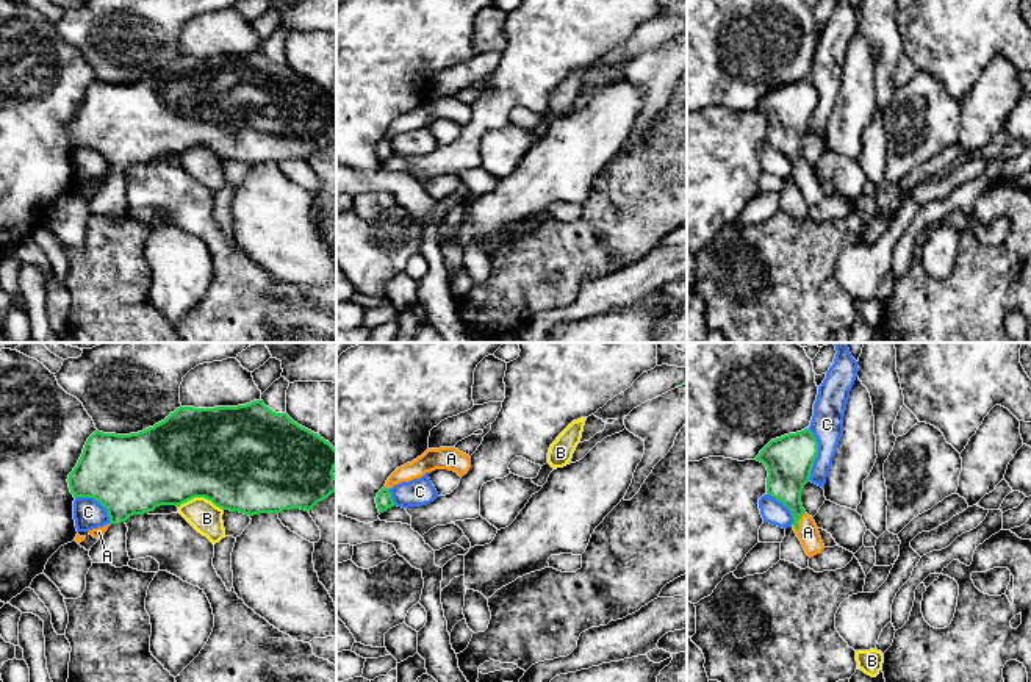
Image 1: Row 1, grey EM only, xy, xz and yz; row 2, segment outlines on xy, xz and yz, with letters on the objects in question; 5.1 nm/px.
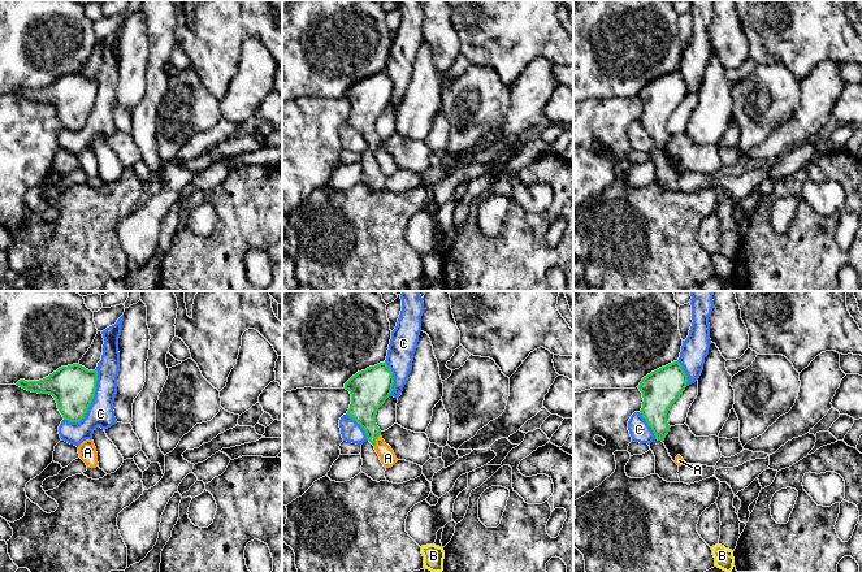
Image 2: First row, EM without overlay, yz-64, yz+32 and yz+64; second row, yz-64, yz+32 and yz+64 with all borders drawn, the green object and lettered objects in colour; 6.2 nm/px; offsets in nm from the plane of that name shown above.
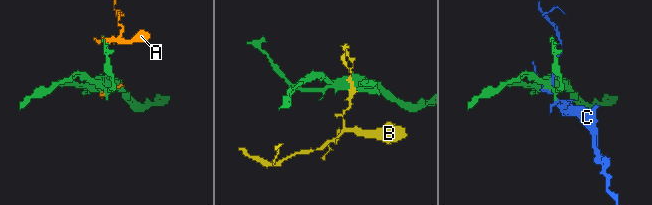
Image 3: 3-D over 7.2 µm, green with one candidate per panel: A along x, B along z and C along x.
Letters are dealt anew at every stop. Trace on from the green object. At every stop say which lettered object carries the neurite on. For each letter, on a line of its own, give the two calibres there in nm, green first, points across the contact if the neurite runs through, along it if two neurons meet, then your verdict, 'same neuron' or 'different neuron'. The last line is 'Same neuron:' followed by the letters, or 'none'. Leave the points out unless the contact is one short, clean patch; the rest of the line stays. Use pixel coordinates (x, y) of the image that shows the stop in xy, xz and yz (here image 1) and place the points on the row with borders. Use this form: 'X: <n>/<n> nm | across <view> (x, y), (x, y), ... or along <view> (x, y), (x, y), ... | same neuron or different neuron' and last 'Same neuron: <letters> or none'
A: 200/110 nm | same neuron
B: 500/160 nm | different neuron
C: 240/170 nm | different neuron
Same neuron: A

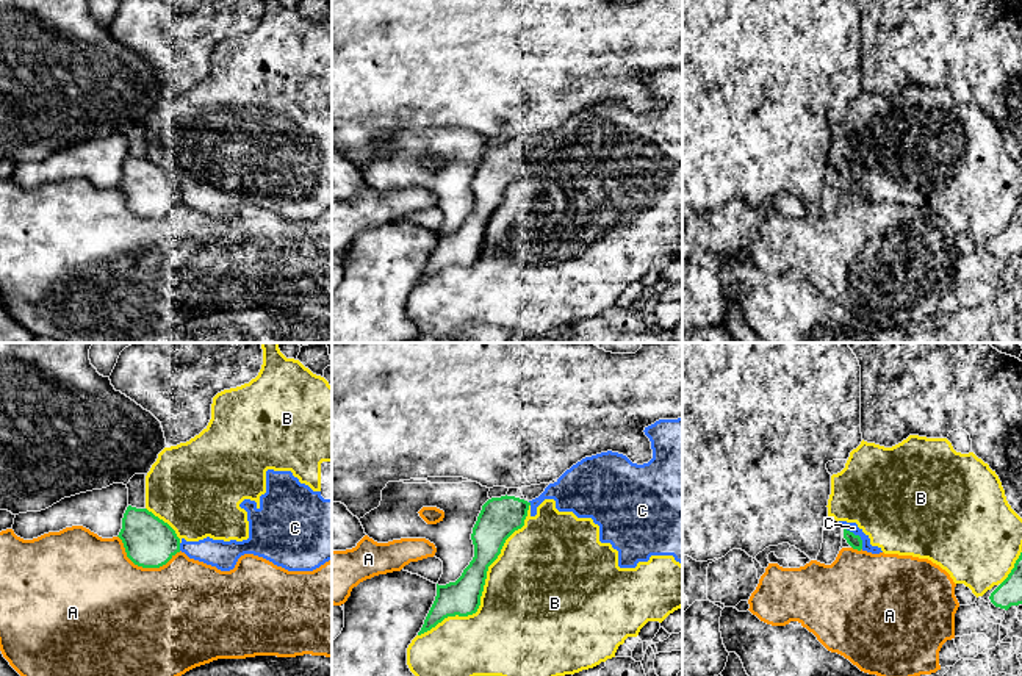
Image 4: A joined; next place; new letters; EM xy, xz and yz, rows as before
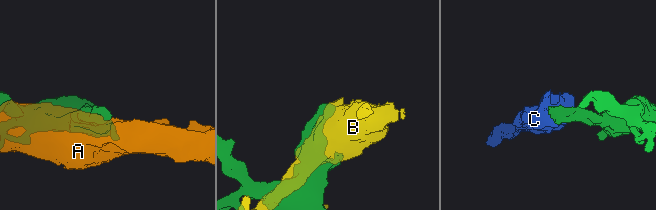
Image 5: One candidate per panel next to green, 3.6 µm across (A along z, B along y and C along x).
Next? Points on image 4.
A: 260/500 nm | different neuron
B: 180/500 nm | different neuron
C: 70/50 nm | different neuron
Same neuron: none

